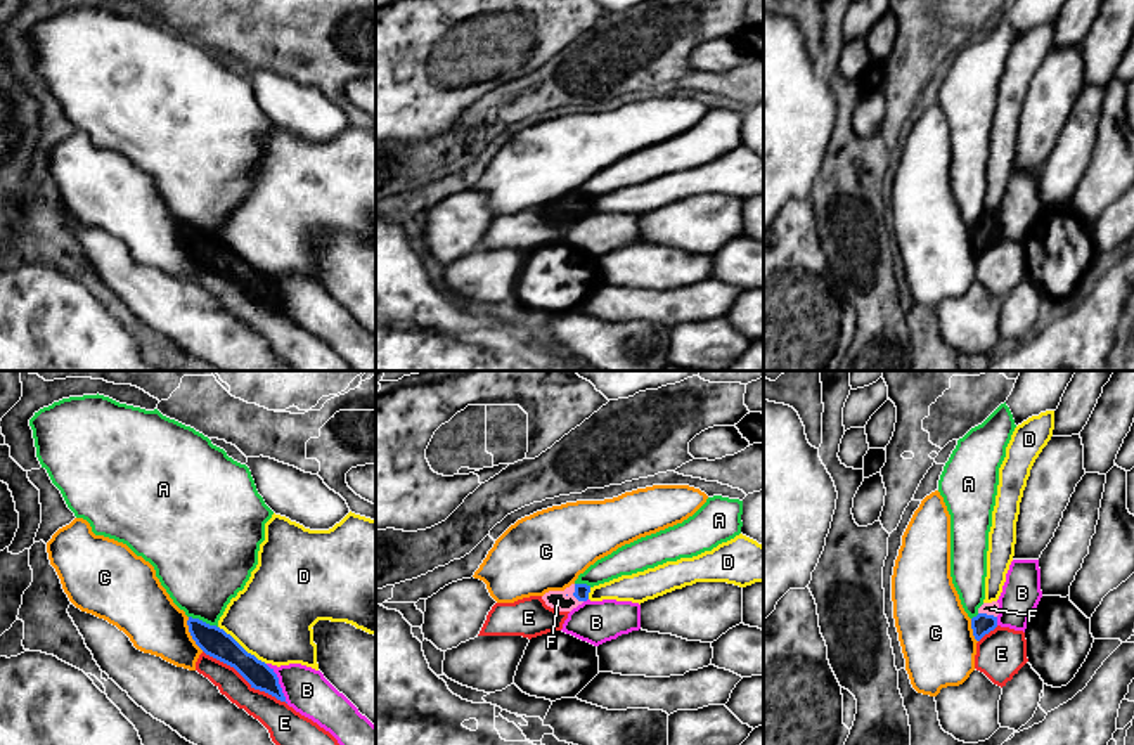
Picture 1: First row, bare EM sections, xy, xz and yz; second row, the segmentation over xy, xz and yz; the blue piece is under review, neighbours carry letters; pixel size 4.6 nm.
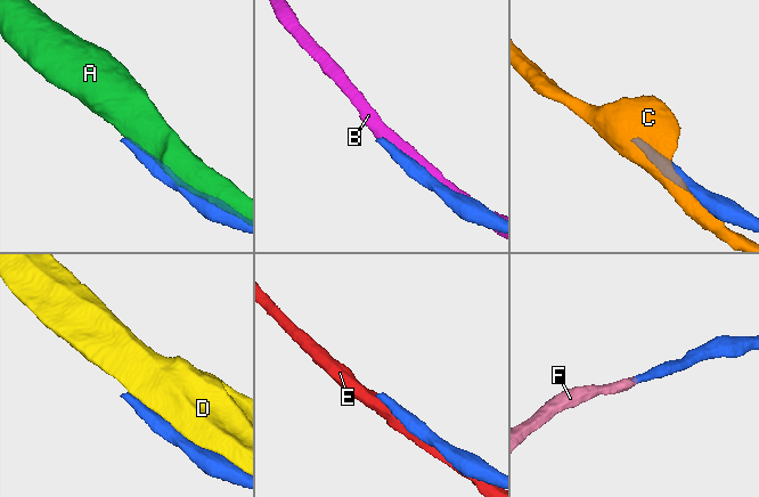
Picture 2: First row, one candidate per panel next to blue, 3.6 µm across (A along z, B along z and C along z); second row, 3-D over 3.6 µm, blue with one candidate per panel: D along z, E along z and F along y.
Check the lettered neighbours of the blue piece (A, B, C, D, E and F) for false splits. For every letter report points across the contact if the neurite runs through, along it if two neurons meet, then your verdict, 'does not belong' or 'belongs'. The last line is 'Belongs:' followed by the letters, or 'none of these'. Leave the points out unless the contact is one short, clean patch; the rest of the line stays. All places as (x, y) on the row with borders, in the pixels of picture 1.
A: does not belong
B: does not belong
C: does not belong
D: does not belong
E: does not belong
F: across xz (582, 591), (573, 595), (566, 600), (558, 600) | belongs
Belongs: F

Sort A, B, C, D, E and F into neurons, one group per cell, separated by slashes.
A / B / C / D / E / F

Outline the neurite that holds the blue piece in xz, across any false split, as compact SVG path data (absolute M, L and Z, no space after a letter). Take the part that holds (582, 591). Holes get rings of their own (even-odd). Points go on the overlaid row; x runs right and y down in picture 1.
M571 584L564 591L549 591L542 596L547 606L559 612L571 612L578 605L589 599L590 586Z

